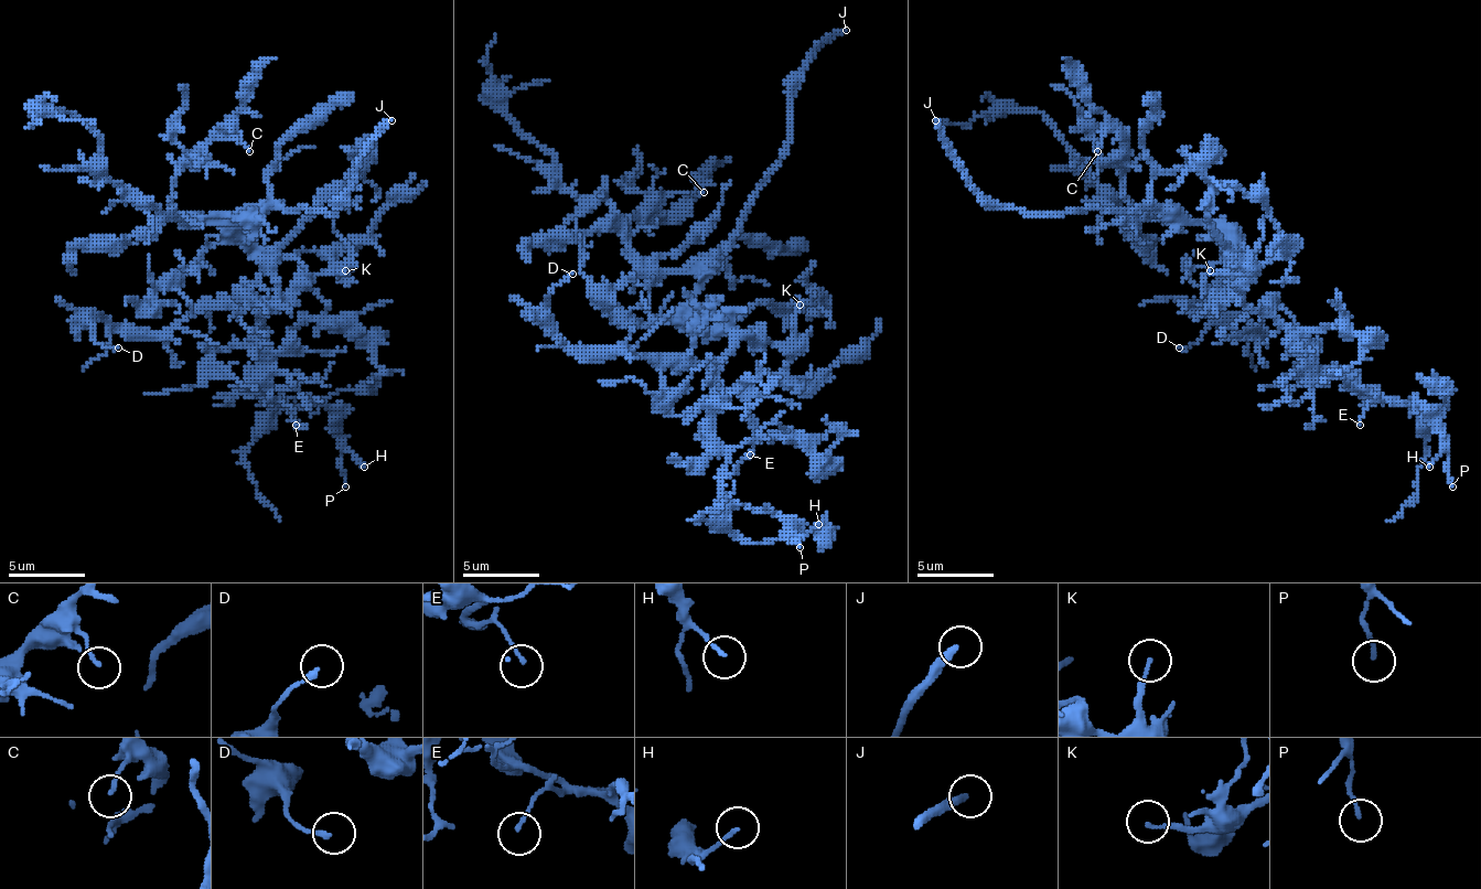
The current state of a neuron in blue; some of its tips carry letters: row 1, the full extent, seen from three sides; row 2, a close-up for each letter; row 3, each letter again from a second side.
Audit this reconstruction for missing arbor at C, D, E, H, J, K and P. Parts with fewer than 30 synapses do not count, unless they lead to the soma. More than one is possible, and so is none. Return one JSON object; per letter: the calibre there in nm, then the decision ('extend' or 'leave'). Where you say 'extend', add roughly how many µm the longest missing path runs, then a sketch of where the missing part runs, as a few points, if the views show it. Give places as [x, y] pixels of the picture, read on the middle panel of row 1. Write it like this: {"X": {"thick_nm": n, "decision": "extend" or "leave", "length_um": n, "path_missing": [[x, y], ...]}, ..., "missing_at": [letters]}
{"C": {"thick_nm": 120, "decision": "leave"}, "D": {"thick_nm": 180, "decision": "leave"}, "E": {"thick_nm": 120, "decision": "leave"}, "H": {"thick_nm": 120, "decision": "leave"}, "J": {"thick_nm": 280, "decision": "extend", "length_um": 50}, "K": {"thick_nm": 140, "decision": "leave"}, "P": {"thick_nm": 130, "decision": "leave"}, "missing_at": ["J"]}

